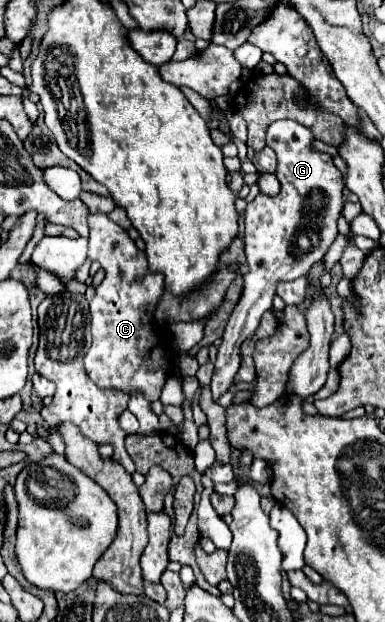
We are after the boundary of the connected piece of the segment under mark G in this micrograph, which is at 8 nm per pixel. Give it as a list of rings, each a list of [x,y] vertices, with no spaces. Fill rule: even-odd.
[[[280,120],[268,128],[266,144],[278,156],[276,176],[282,188],[280,194],[274,198],[258,194],[244,212],[244,250],[250,270],[242,276],[242,294],[232,310],[232,316],[228,318],[222,344],[218,348],[218,358],[214,362],[216,368],[210,382],[214,400],[226,394],[232,386],[234,376],[240,368],[240,344],[254,334],[262,314],[272,308],[276,284],[280,280],[295,280],[306,276],[310,266],[324,258],[326,250],[338,234],[336,218],[344,206],[344,176],[332,164],[332,156],[312,150],[312,140],[312,132],[292,120]],[[316,202],[320,202],[318,210],[314,210]]]

